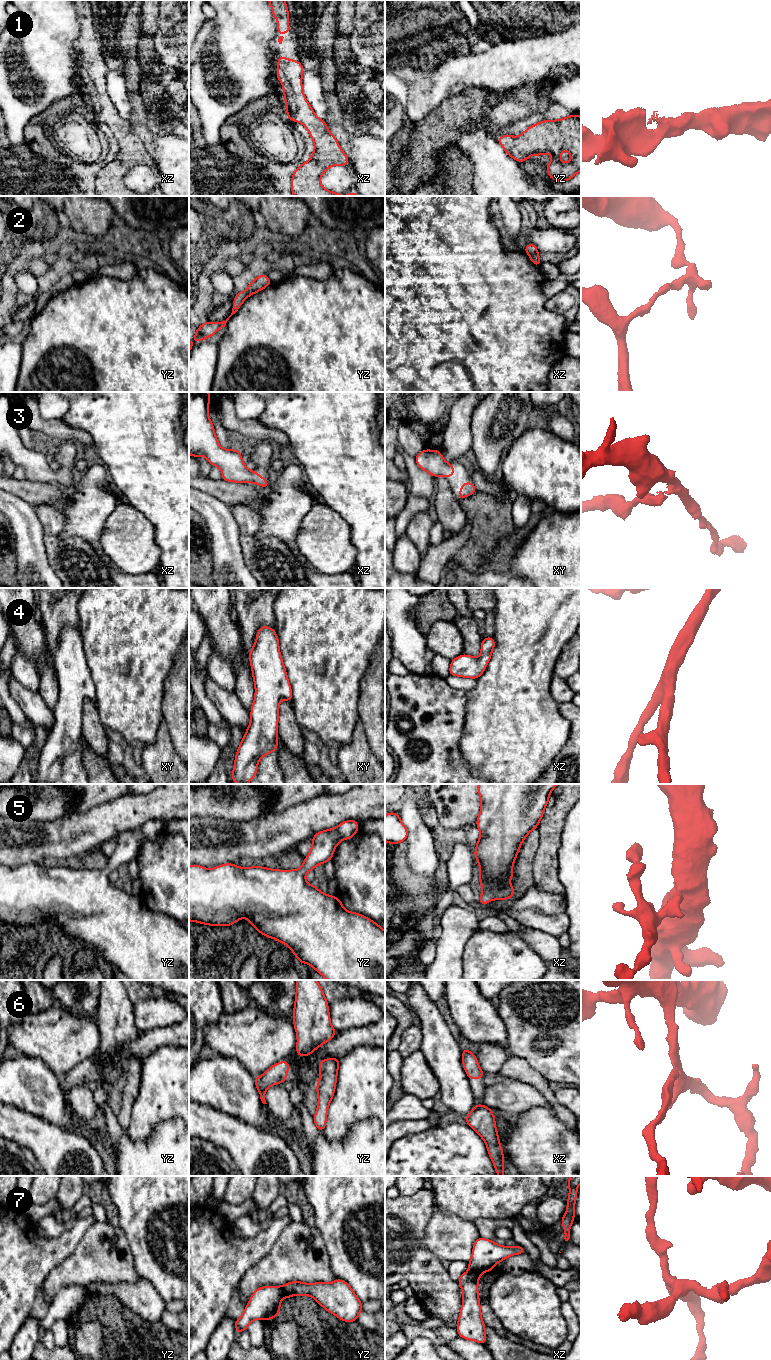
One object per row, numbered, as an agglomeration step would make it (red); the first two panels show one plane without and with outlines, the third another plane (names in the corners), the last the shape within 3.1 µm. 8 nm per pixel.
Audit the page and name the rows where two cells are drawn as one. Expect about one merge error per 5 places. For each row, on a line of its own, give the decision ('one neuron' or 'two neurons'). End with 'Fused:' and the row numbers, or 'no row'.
1: one neuron
2: two neurons
3: one neuron
4: one neuron
5: one neuron
6: one neuron
7: two neurons
Fused: 2, 7

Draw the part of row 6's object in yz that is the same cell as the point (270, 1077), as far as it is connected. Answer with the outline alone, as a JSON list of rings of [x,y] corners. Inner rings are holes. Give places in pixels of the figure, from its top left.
[[[280,1061],[271,1066],[264,1074],[254,1078],[255,1085],[259,1091],[260,1099],[263,1104],[267,1104],[265,1093],[269,1086],[280,1084],[288,1077],[289,1061]]]

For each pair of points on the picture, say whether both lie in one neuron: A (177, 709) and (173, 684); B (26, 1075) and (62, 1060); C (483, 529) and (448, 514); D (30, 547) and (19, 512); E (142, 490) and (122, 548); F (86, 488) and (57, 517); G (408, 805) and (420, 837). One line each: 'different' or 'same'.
A: same
B: different
C: different
D: same
E: different
F: different
G: same

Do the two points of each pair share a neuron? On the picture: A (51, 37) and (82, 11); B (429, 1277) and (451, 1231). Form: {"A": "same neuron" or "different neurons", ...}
{"A": "different neurons", "B": "different neurons"}

